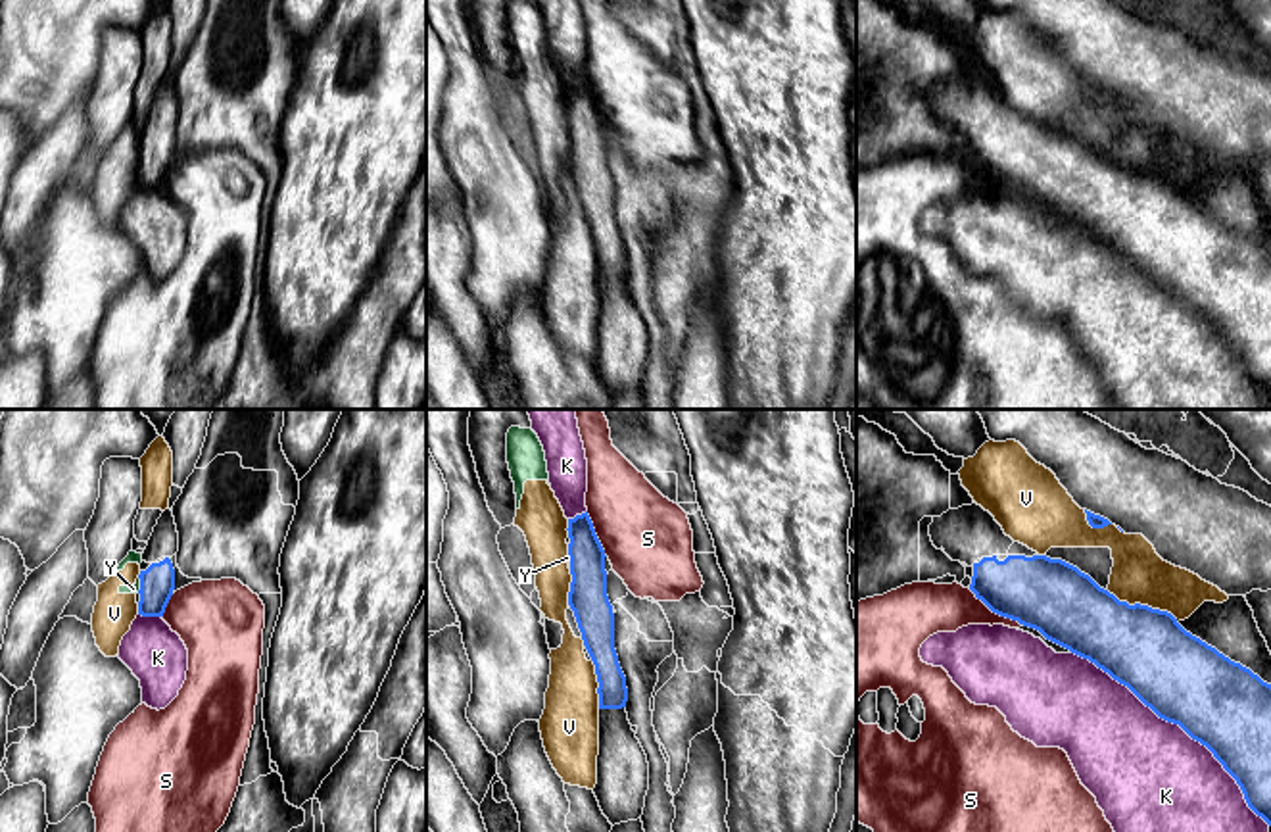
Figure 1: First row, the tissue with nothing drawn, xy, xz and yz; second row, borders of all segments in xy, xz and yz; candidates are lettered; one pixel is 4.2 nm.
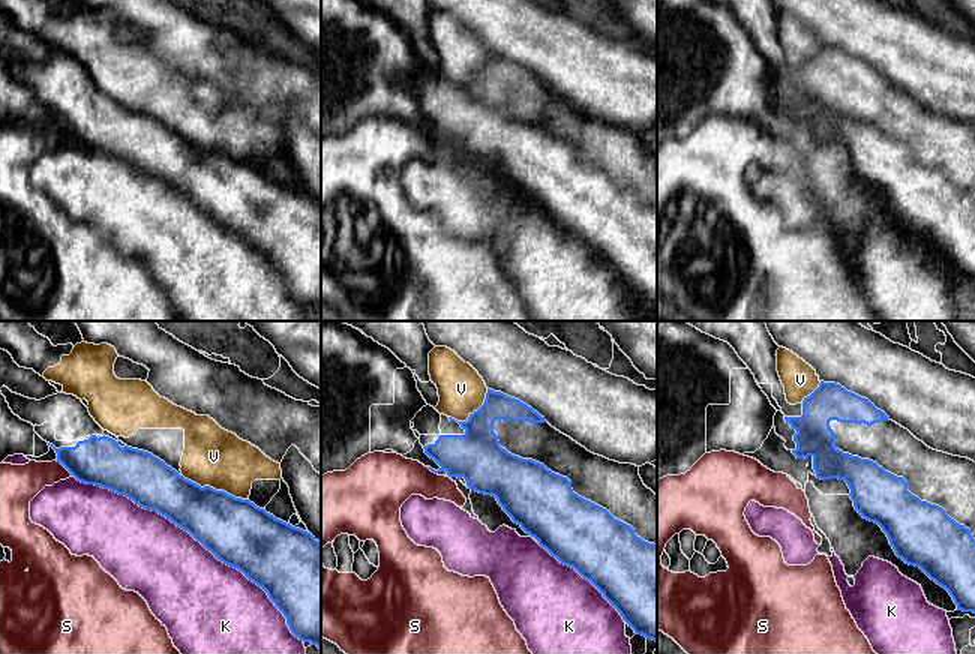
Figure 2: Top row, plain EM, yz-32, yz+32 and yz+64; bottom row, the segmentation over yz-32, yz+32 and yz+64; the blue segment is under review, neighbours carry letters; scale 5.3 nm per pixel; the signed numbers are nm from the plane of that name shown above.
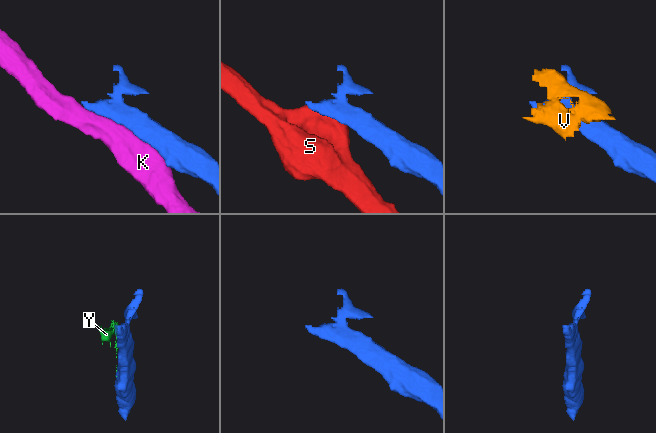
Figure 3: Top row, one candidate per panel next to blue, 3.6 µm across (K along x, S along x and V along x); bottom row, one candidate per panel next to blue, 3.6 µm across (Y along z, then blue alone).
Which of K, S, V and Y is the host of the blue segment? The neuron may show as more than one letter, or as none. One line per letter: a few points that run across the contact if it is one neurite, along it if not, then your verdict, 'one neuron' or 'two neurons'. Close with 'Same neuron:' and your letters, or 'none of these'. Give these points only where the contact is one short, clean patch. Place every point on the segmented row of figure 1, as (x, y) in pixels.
K: two neurons
S: line yz (968, 588), (993, 611), (1020, 625); two neurons
V: two neurons
Y: two neurons
Same neuron: none of these

